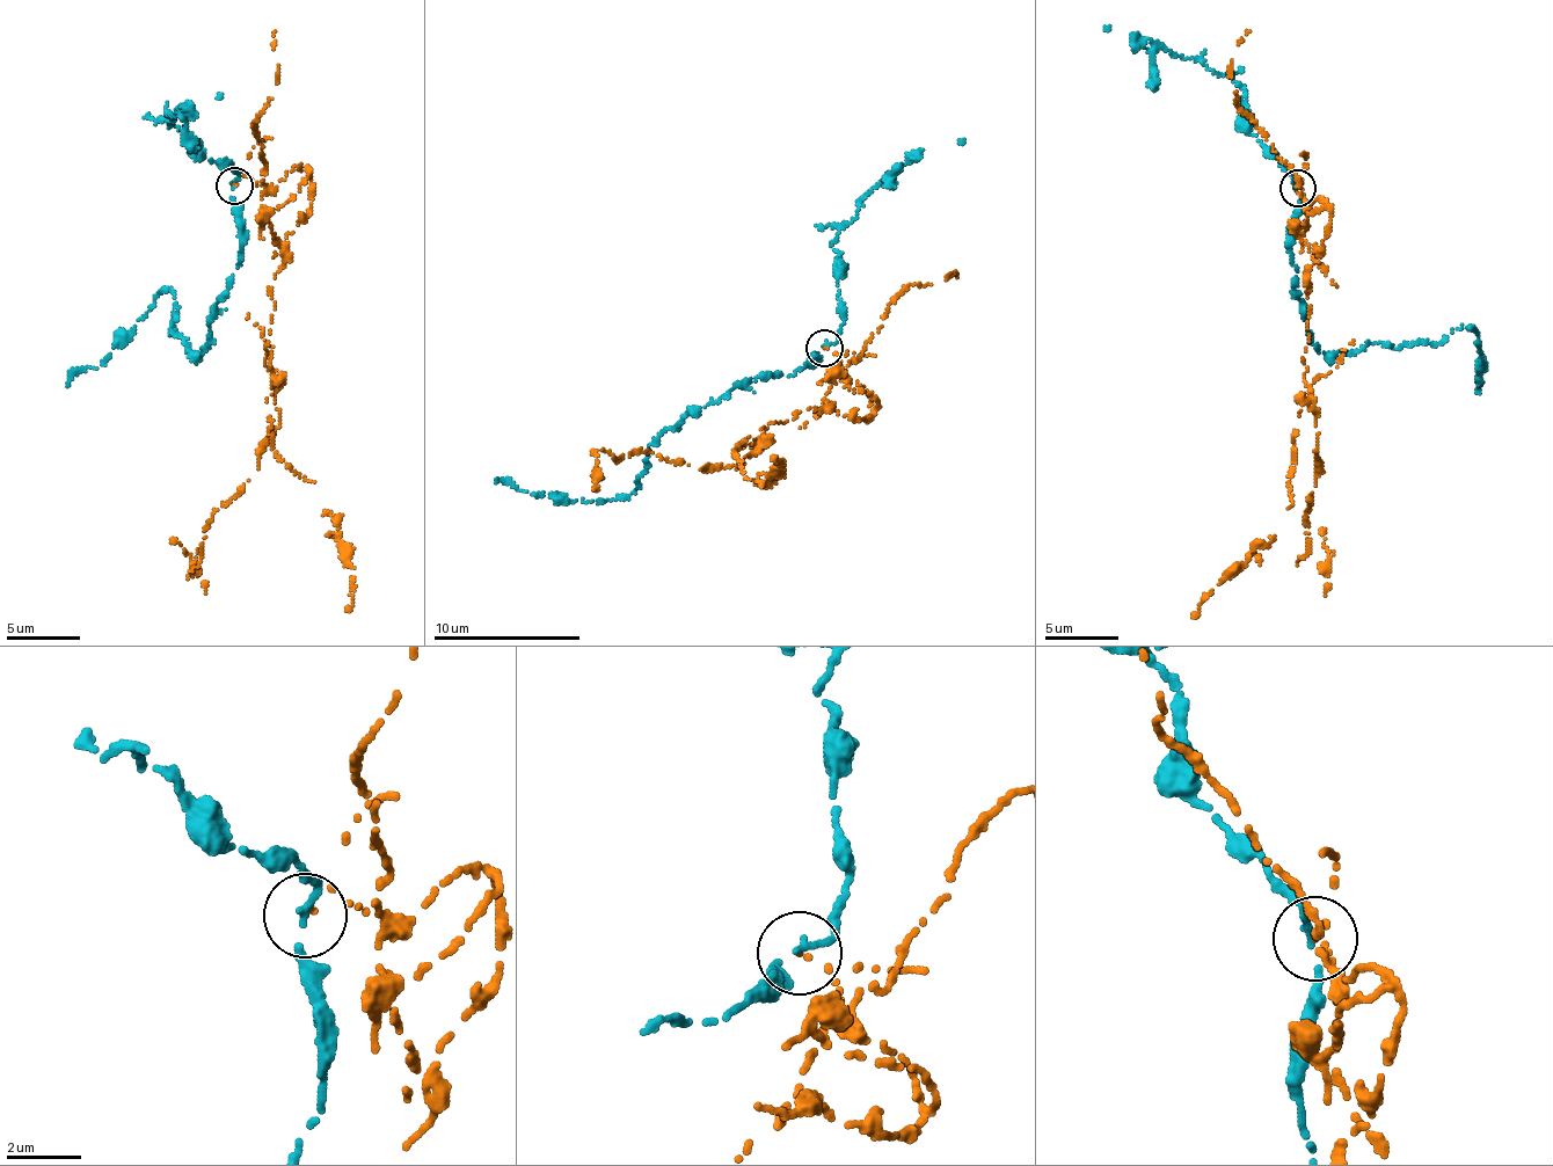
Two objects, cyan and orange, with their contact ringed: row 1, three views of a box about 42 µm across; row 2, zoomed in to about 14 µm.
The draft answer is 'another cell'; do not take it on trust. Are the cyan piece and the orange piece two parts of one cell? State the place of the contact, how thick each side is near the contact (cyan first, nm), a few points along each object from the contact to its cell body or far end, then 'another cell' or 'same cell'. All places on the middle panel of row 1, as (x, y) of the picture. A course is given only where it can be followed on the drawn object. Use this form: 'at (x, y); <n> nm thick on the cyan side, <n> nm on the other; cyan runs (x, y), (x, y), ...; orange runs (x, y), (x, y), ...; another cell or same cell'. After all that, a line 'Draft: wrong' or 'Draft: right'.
at (824, 348); 150 nm thick on the cyan side, 90 nm on the other; cyan runs (824, 344), (788, 376), (750, 378), (693, 409), (648, 449), (640, 485), (628, 495), (537, 497), (495, 479); orange runs (824, 348), (874, 415), (828, 405), (768, 424), (736, 469), (647, 450), (599, 473), (593, 450); another cell
Draft: right

